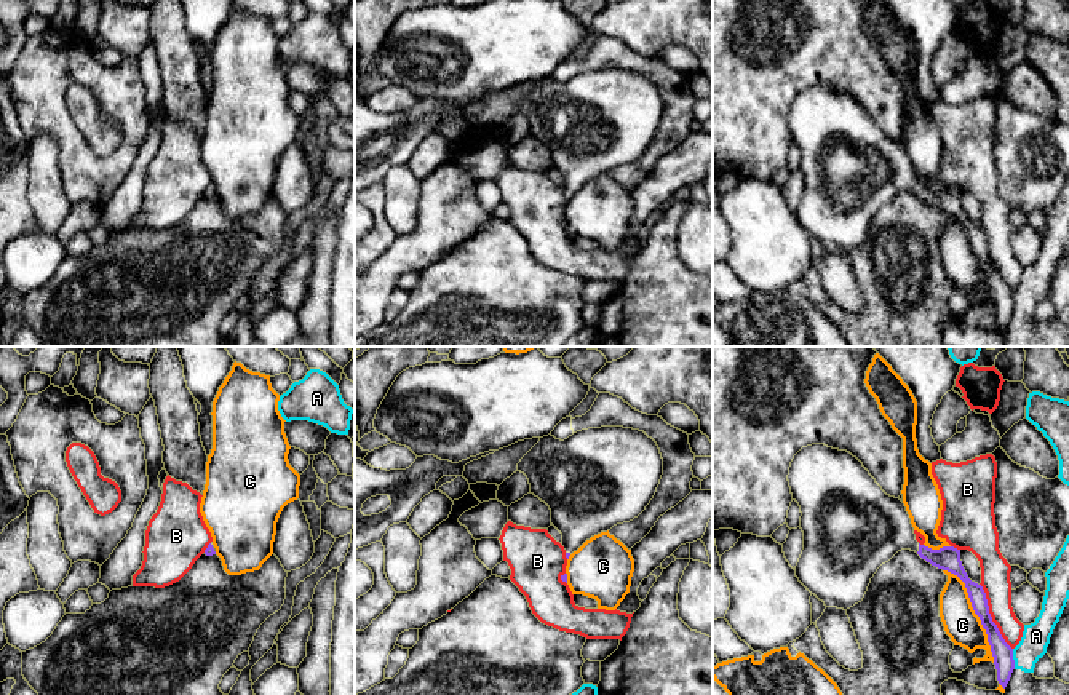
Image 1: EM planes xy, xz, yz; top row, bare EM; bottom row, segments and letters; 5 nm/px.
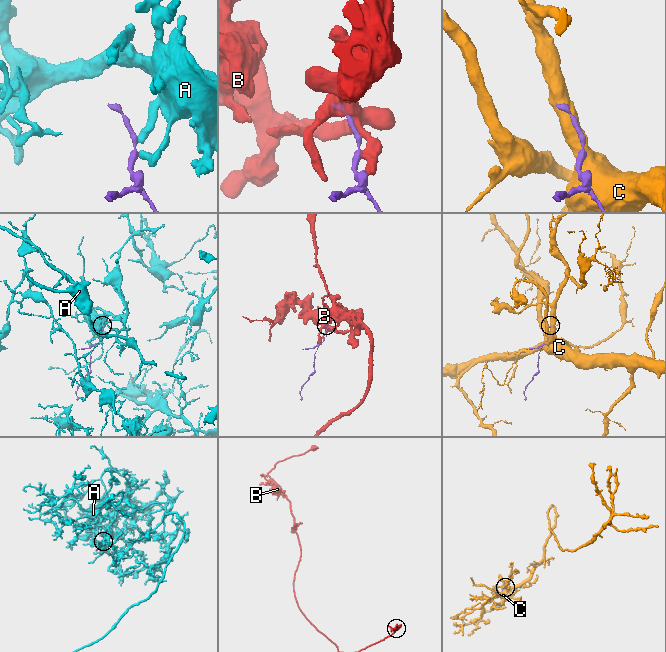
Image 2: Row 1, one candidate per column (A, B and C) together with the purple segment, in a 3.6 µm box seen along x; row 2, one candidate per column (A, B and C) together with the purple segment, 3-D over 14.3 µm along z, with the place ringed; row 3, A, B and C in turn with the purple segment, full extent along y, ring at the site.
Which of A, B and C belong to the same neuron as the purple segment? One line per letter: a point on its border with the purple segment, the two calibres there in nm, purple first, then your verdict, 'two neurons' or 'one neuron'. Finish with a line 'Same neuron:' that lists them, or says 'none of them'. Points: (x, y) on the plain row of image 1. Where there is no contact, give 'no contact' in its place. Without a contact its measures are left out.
A: yz (1012, 301) | 100/140 nm | two neurons
B: yz (991, 259) | 100/140 nm | two neurons
C: yz (975, 254) | 100/180 nm | two neurons
Same neuron: none of them

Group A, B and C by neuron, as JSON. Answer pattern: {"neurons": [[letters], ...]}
{"neurons": [["A"], ["B"], ["C"]]}

